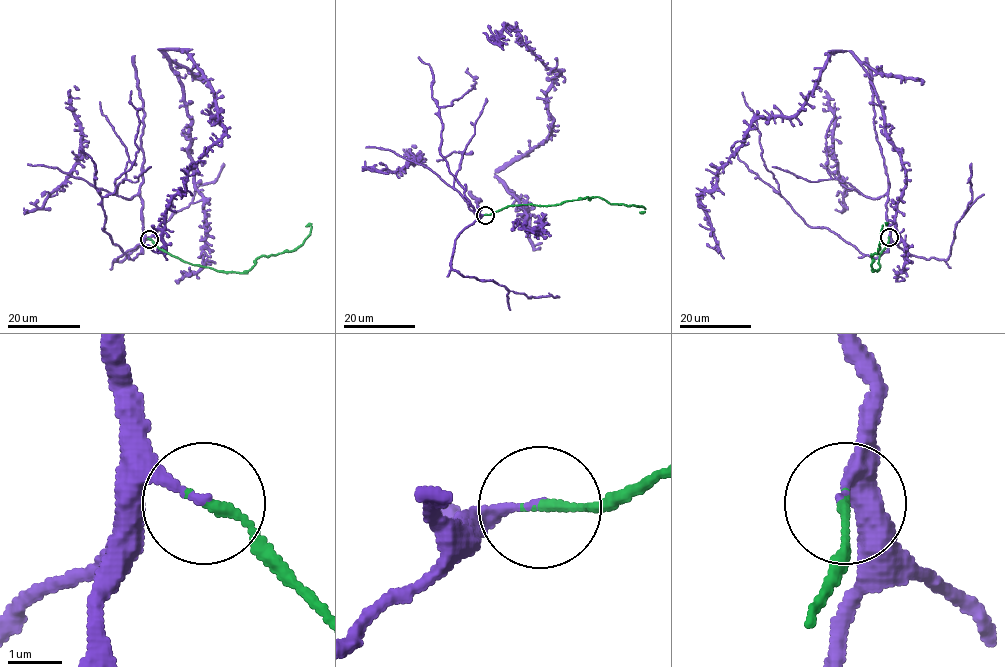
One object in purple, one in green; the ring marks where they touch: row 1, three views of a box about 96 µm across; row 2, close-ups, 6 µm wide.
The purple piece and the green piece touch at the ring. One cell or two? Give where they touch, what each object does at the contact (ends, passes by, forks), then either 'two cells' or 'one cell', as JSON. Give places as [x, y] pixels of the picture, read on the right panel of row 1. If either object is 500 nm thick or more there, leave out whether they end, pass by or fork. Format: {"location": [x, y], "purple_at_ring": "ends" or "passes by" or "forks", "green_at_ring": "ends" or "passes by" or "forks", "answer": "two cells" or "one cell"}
{"location": [889, 237], "purple_at_ring": "ends", "green_at_ring": "ends", "answer": "one cell"}

